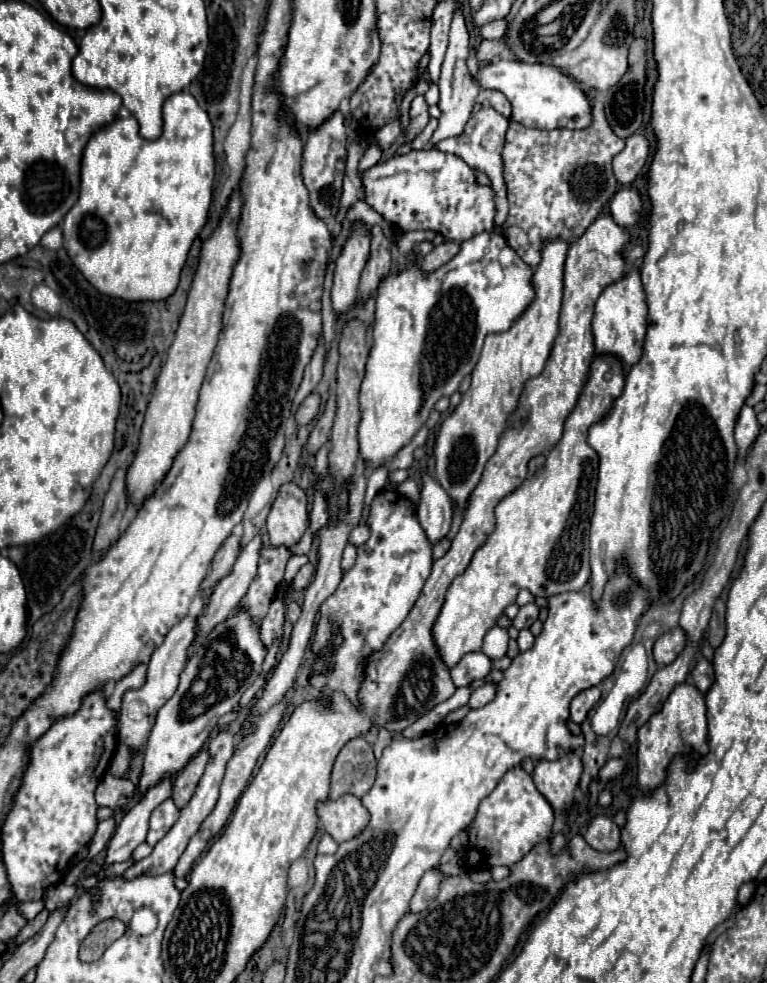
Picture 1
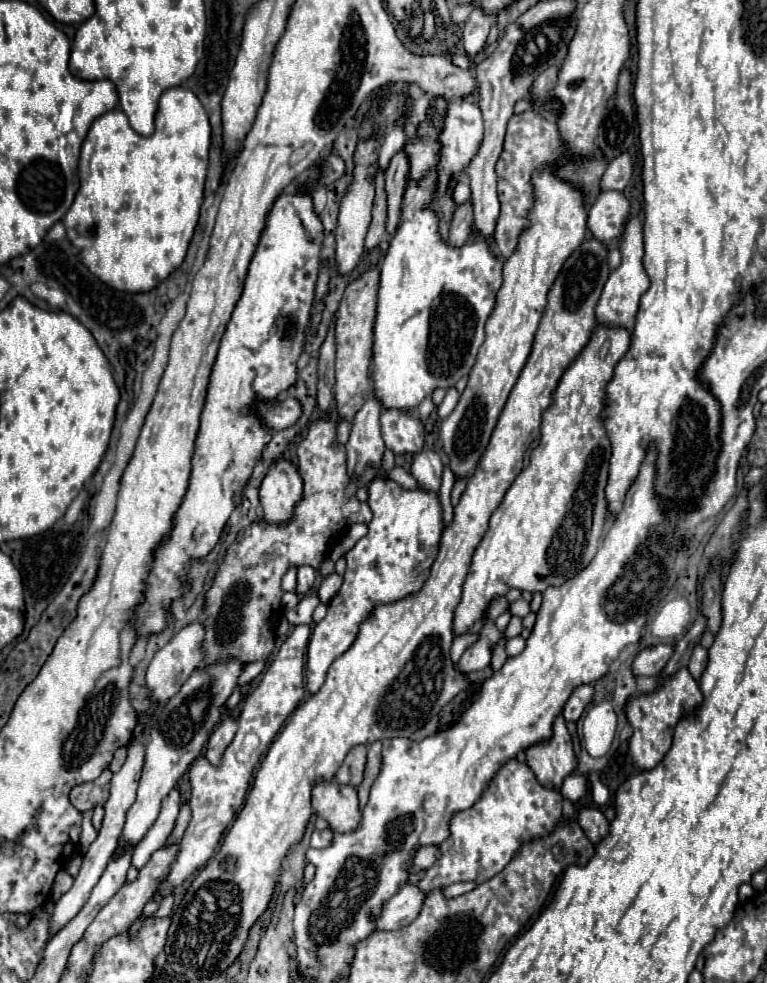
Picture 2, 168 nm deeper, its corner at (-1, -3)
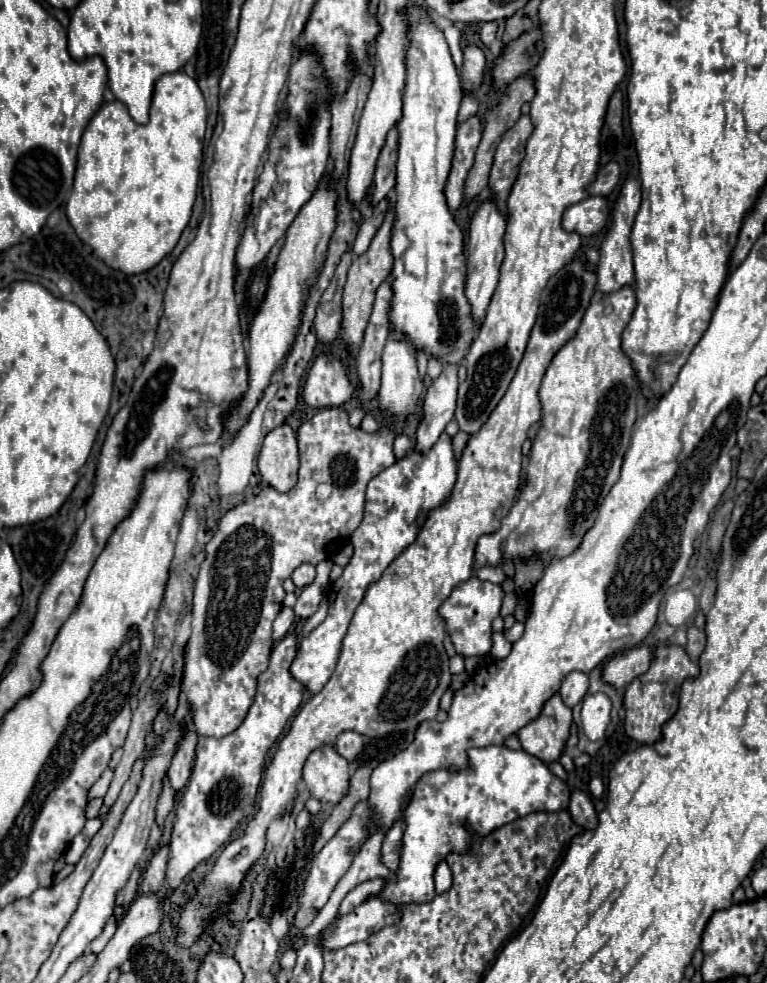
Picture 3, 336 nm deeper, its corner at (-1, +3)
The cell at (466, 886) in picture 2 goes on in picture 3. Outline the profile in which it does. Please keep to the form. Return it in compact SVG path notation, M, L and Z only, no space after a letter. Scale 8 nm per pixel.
M440 860L438 866L436 866L436 870L434 870L434 886L436 886L436 892L448 890L450 884L452 884L452 874L448 870L448 864L444 860Z

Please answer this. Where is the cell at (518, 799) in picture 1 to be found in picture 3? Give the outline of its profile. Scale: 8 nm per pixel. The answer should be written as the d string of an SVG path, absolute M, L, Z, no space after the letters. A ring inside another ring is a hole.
M506 746L468 748L468 764L464 770L452 772L440 768L424 774L416 786L412 802L404 812L404 834L400 846L400 864L394 880L386 878L384 888L376 894L382 902L430 902L436 896L434 868L448 850L464 852L472 842L472 834L486 836L492 830L540 810L568 808L570 788L564 780L548 770L536 756ZM470 822L470 830L464 826Z

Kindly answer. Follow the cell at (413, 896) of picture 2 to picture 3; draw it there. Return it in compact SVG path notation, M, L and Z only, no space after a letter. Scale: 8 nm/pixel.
M370 898L356 906L350 914L336 916L332 924L322 930L320 948L322 950L340 950L354 942L362 942L368 934L384 928L384 924L396 922L396 906L380 902L380 898Z

